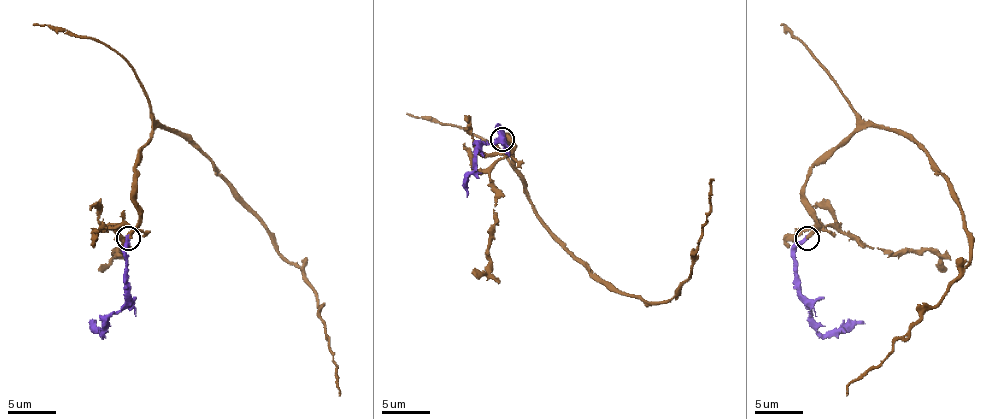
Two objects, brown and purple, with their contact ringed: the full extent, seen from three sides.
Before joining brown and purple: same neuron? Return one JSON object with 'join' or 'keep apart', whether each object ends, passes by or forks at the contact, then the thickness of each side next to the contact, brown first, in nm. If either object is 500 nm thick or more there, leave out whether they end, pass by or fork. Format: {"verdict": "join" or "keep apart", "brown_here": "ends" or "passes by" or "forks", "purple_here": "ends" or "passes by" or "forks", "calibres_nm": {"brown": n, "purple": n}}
{"verdict": "join", "brown_here": "ends", "purple_here": "ends", "calibres_nm": {"brown": 280, "purple": 320}}

